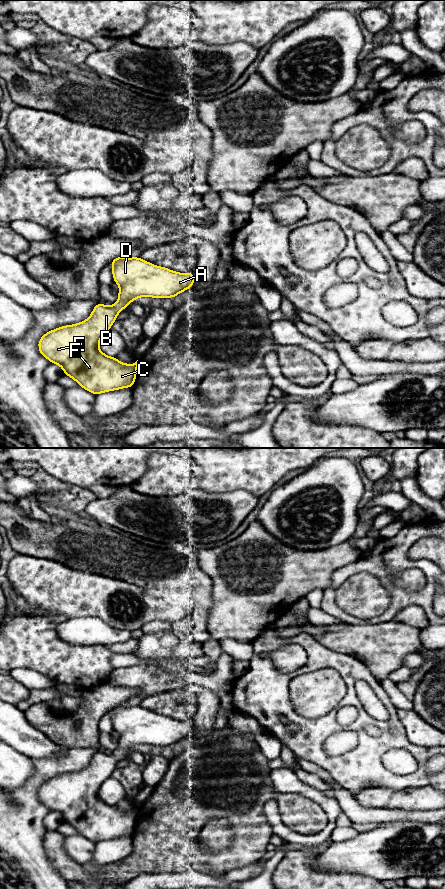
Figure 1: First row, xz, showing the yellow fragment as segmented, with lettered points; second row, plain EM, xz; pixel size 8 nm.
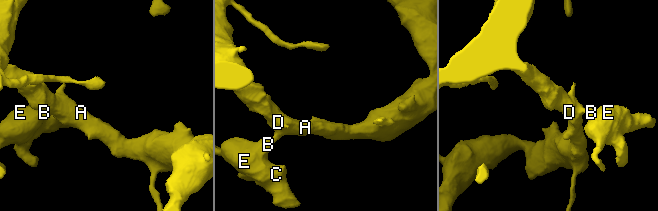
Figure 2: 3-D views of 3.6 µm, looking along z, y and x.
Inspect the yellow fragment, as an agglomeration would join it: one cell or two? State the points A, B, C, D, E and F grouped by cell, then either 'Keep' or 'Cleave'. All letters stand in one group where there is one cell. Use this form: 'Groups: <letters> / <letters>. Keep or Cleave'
Groups: A B C D E F. Keep

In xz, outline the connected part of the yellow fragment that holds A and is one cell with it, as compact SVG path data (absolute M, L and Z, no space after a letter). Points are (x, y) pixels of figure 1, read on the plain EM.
M122 703L111 708L113 729L120 735L119 748L110 754L97 751L89 766L73 772L61 774L45 781L38 789L40 802L51 811L62 815L63 821L74 827L78 833L97 843L125 835L133 836L138 816L138 808L124 812L116 805L109 805L99 798L102 784L111 777L118 761L139 745L176 746L179 741L195 733L193 720L178 721L166 715L156 714L140 705L123 706Z

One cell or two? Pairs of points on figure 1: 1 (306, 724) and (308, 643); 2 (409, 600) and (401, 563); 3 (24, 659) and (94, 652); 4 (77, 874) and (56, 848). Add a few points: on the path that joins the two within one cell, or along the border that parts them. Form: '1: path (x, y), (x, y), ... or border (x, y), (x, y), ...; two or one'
1: path (283, 705), (283, 683), (292, 674), (308, 666); one
2: path (398, 595), (388, 585), (388, 574), (390, 572); one
3: path (41, 658), (77, 658); one
4: path (71, 868), (57, 854); one

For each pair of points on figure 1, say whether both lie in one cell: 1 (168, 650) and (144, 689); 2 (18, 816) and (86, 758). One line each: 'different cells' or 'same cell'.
1: same cell
2: same cell

